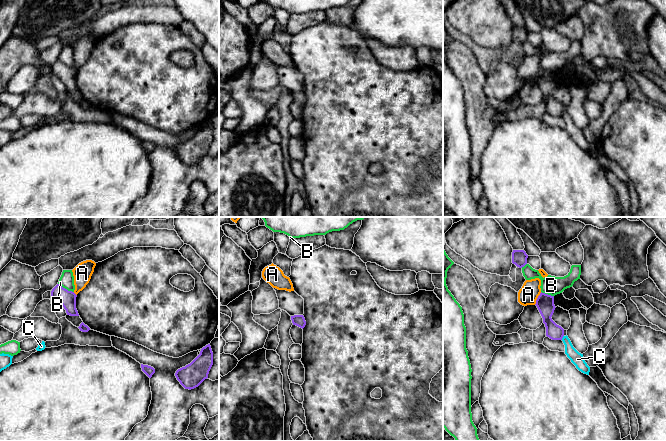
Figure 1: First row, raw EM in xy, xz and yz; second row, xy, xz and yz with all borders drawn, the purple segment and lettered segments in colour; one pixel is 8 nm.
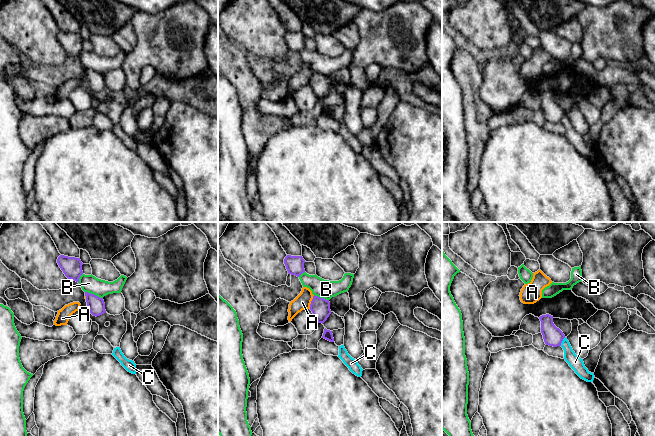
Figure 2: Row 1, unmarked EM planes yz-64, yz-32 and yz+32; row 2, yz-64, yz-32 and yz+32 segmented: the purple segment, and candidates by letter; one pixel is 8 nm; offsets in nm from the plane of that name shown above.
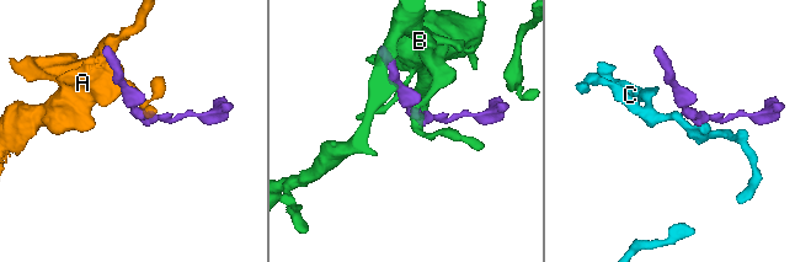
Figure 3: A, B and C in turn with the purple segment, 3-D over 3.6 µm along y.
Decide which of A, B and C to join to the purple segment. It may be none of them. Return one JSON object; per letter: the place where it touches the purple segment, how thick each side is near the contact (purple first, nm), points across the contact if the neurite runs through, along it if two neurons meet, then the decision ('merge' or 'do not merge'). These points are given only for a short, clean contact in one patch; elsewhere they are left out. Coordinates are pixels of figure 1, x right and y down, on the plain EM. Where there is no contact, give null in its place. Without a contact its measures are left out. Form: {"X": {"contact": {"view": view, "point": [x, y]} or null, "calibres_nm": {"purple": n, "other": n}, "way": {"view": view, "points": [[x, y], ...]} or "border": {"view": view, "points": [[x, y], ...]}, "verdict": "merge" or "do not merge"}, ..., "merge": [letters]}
{"A": {"contact": {"view": "yz", "point": [537, 74]}, "calibres_nm": {"purple": 140, "other": 160}, "border": {"view": "yz", "points": [[541, 68], [534, 80]]}, "verdict": "do not merge"}, "B": {"contact": {"view": "xy", "point": [66, 65]}, "calibres_nm": {"purple": 130, "other": 120}, "border": {"view": "xy", "points": [[58, 59], [73, 68]]}, "verdict": "do not merge"}, "C": {"contact": {"view": "yz", "point": [562, 113]}, "calibres_nm": {"purple": 130, "other": 100}, "border": {"view": "yz", "points": [[563, 111], [561, 115]]}, "verdict": "do not merge"}, "merge": []}

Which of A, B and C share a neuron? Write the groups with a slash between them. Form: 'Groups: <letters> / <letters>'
Groups: A / B / C

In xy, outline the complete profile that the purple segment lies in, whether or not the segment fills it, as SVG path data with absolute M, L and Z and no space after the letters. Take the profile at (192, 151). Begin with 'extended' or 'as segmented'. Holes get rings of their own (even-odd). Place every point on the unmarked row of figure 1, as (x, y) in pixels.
as segmented; M210 120L203 123L200 130L188 141L175 149L177 156L185 165L194 165L208 154L213 141L213 128Z

